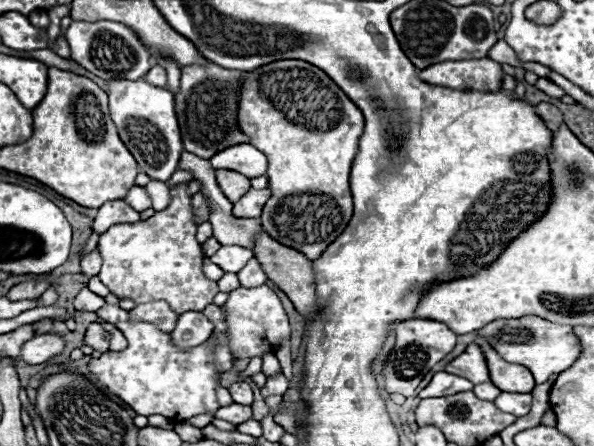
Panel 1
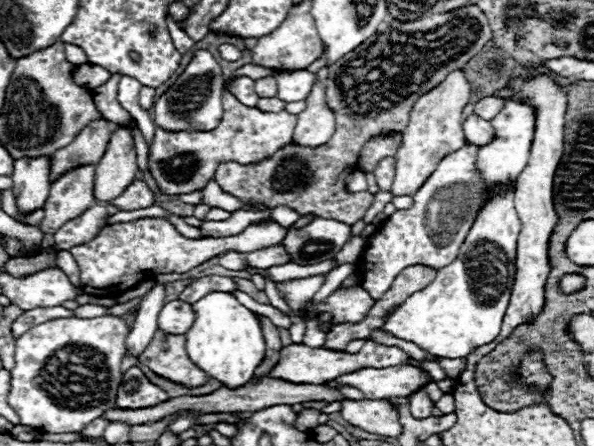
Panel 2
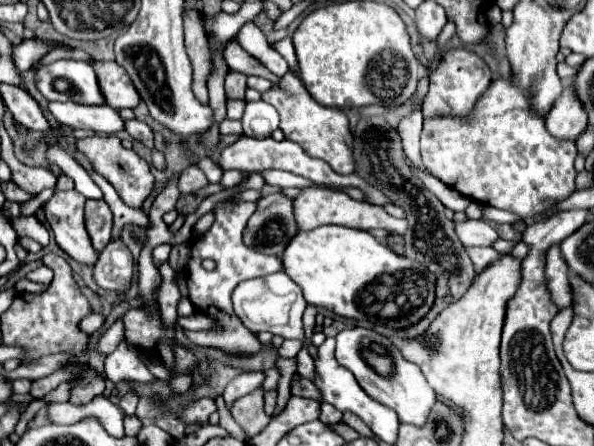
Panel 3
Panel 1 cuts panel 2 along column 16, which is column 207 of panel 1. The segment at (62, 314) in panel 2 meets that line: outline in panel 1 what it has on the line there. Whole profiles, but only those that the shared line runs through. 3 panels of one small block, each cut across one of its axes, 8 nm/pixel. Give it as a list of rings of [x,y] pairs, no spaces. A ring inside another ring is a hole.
[[[184,312],[180,314],[176,328],[172,330],[172,338],[182,348],[192,348],[210,338],[214,324],[202,312]]]

